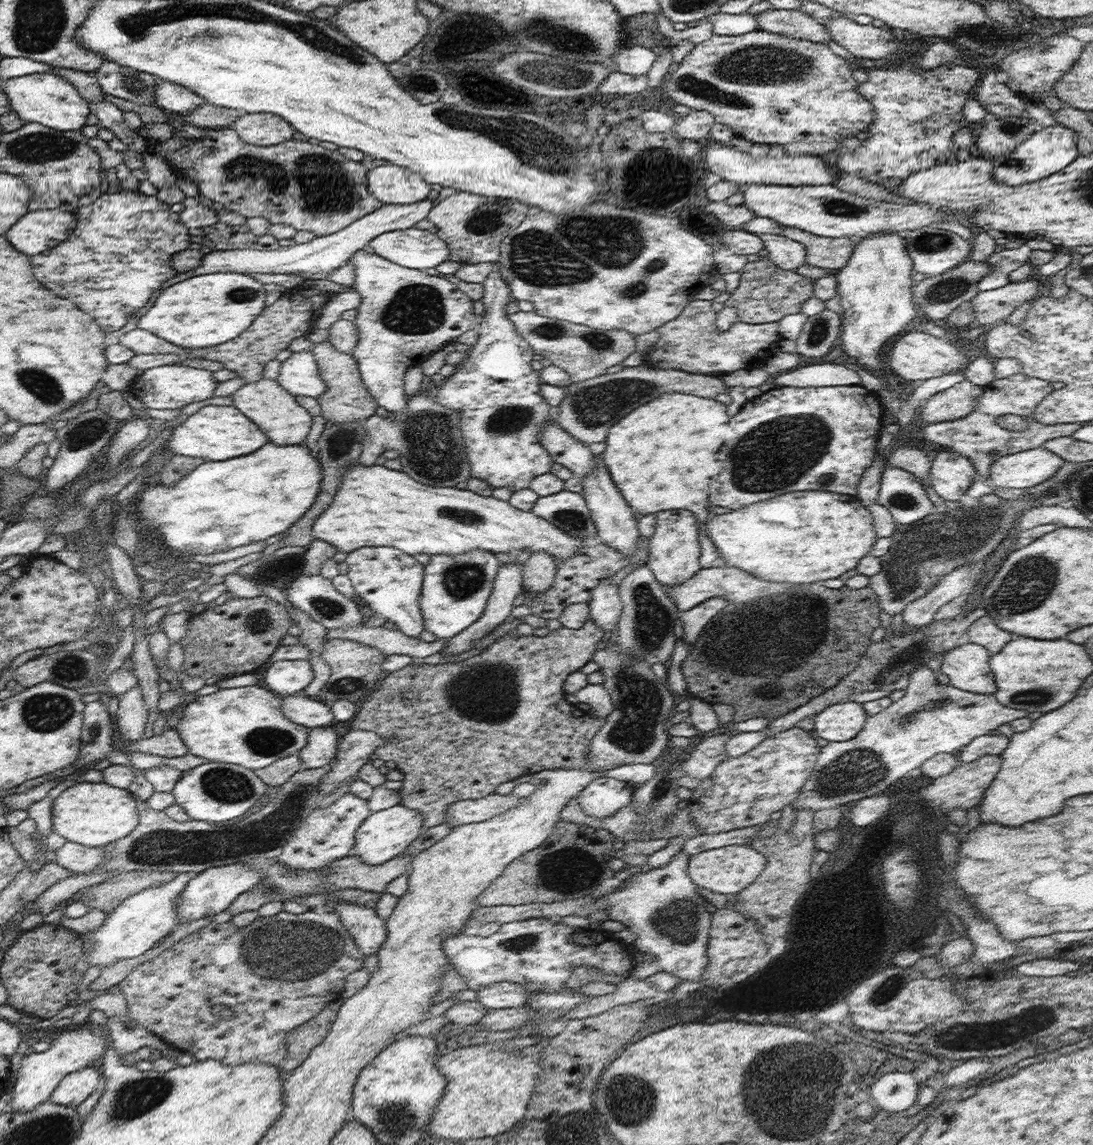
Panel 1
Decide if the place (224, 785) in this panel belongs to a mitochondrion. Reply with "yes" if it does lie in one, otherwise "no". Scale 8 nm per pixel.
yes

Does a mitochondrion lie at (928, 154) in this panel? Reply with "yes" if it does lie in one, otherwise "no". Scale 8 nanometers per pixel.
no

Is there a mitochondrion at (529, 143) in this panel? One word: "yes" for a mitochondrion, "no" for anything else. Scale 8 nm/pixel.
yes

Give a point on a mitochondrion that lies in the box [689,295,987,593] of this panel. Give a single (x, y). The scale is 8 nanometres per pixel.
(775, 454)

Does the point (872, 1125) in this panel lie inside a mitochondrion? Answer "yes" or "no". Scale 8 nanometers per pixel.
no

